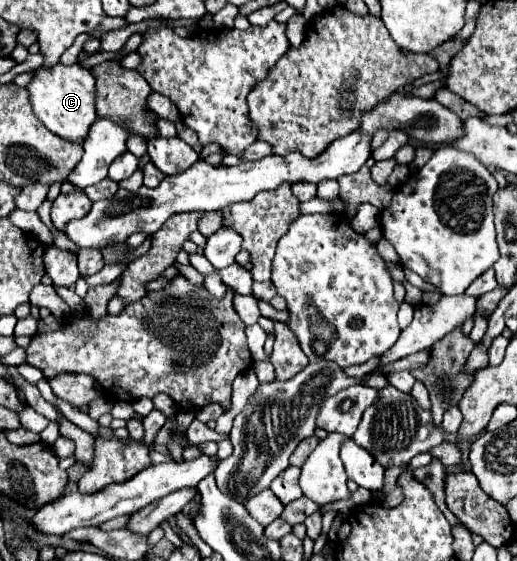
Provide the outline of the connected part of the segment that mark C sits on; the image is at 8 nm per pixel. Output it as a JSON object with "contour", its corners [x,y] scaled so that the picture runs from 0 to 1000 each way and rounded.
{"contour":[[[110,112],[103,123],[72,123],[64,144],[52,152],[52,162],[72,212],[99,237],[114,241],[126,251],[161,255],[172,237],[172,226],[180,223],[180,216],[191,212],[184,198],[184,141],[176,127],[153,116],[126,119]]]}

